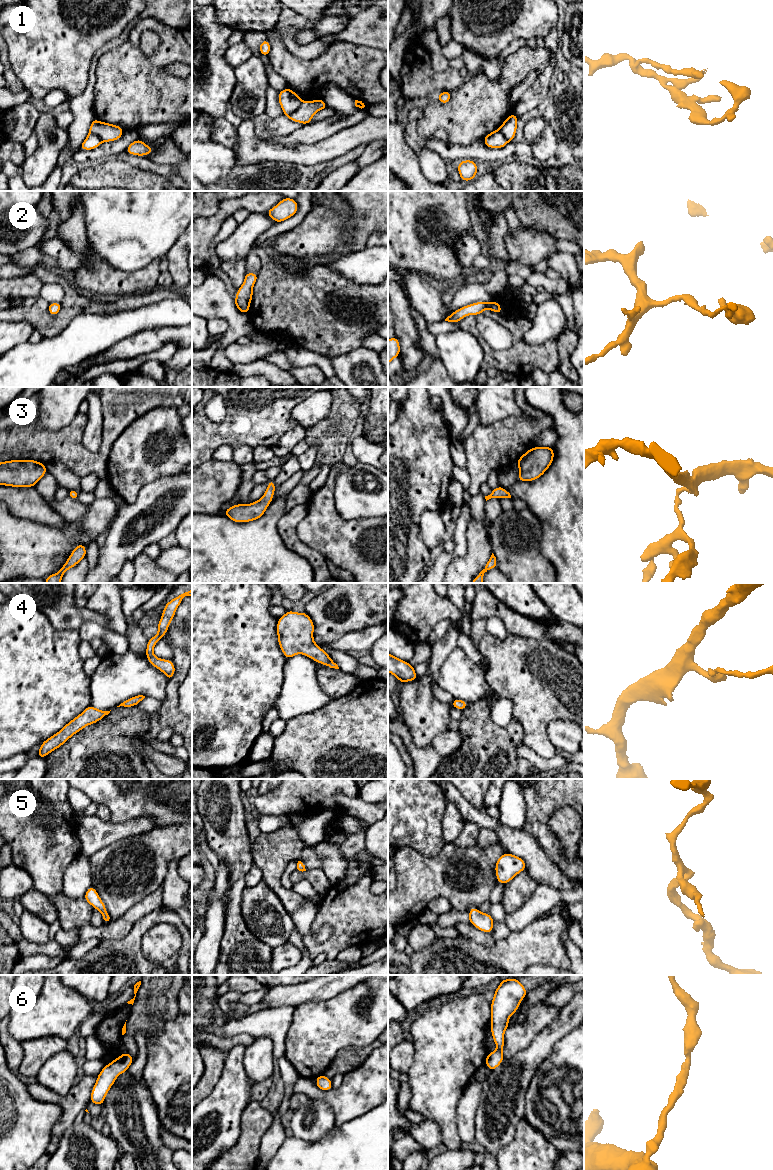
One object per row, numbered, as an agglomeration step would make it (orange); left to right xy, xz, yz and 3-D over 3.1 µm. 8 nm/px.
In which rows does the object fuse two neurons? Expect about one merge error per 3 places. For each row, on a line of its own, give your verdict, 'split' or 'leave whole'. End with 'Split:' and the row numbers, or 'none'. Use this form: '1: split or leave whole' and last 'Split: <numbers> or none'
1: split
2: leave whole
3: leave whole
4: leave whole
5: leave whole
6: leave whole
Split: 1

